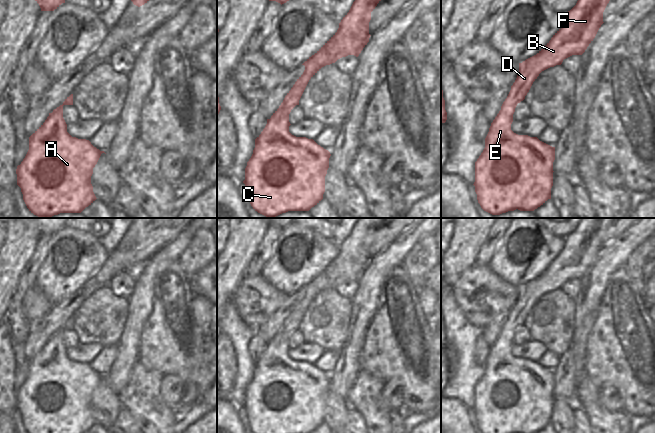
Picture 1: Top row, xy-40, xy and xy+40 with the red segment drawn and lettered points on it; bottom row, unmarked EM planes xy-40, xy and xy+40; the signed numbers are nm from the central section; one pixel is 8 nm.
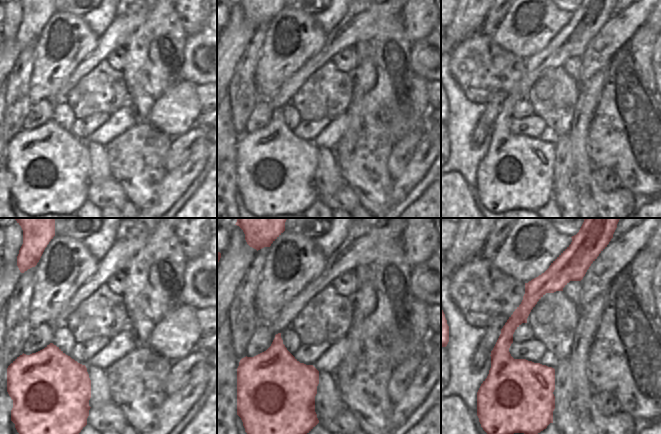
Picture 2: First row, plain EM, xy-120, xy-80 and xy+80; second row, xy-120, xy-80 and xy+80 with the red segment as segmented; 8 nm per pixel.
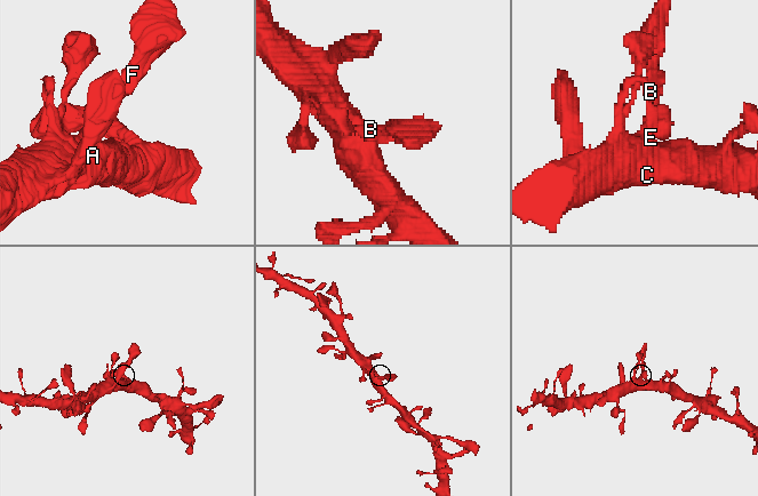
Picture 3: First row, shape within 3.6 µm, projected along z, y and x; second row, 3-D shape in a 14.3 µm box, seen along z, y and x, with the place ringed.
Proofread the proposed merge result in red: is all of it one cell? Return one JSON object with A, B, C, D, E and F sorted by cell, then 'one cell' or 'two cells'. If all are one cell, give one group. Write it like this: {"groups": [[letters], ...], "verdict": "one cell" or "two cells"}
{"groups": [["A", "B", "C", "D", "E", "F"]], "verdict": "one cell"}

